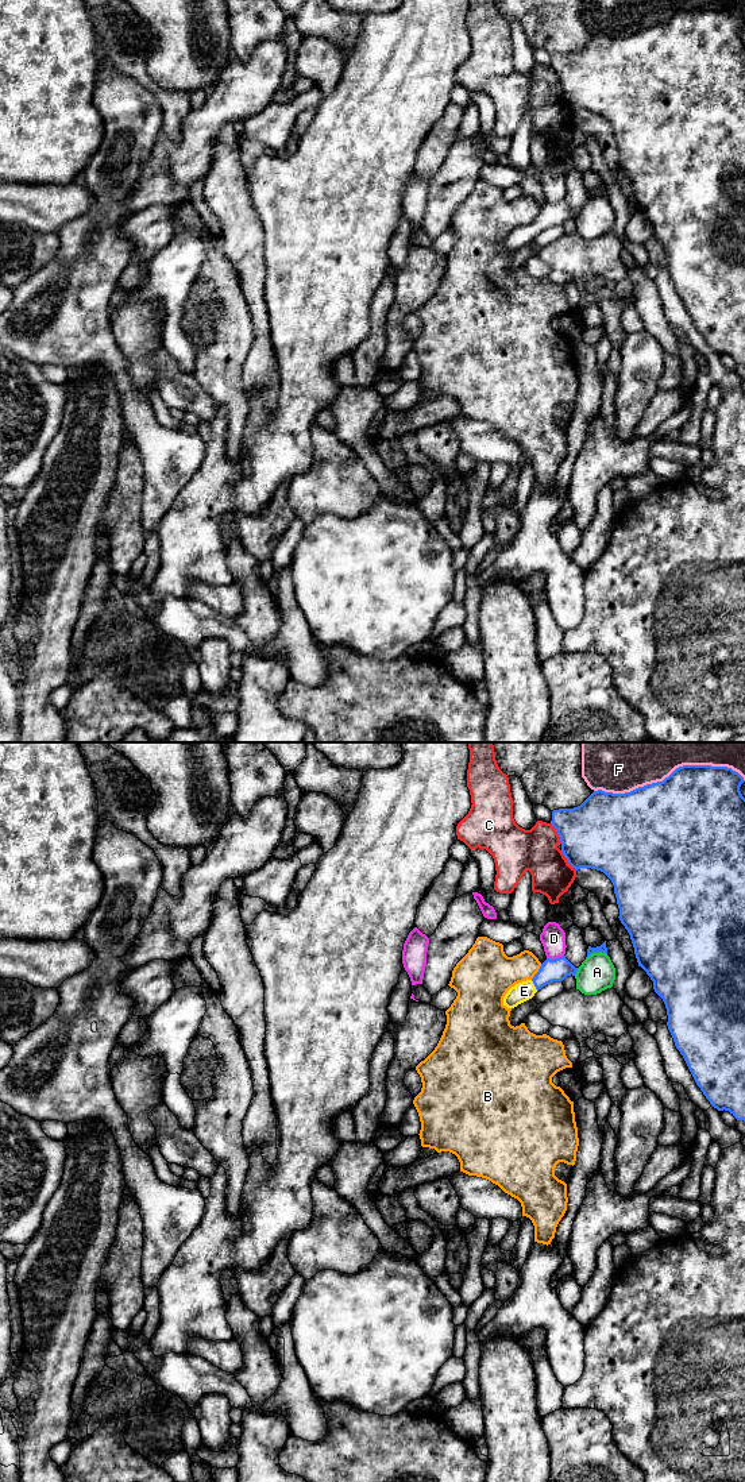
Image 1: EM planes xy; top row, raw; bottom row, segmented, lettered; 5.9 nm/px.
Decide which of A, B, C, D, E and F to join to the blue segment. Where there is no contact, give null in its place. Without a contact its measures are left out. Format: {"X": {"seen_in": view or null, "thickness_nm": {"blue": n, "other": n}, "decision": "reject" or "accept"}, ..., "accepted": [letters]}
{"A": {"seen_in": "xy", "thickness_nm": {"blue": 50, "other": 220}, "decision": "reject"}, "B": {"seen_in": "xy", "thickness_nm": {"blue": 140, "other": 240}, "decision": "reject"}, "C": {"seen_in": "xy", "thickness_nm": {"blue": 420, "other": 260}, "decision": "reject"}, "D": {"seen_in": "xy", "thickness_nm": {"blue": 140, "other": 140}, "decision": "reject"}, "E": {"seen_in": "xy", "thickness_nm": {"blue": 140, "other": 120}, "decision": "accept"}, "F": {"seen_in": "xy", "thickness_nm": {"blue": 500, "other": 500}, "decision": "reject"}, "accepted": ["E"]}

